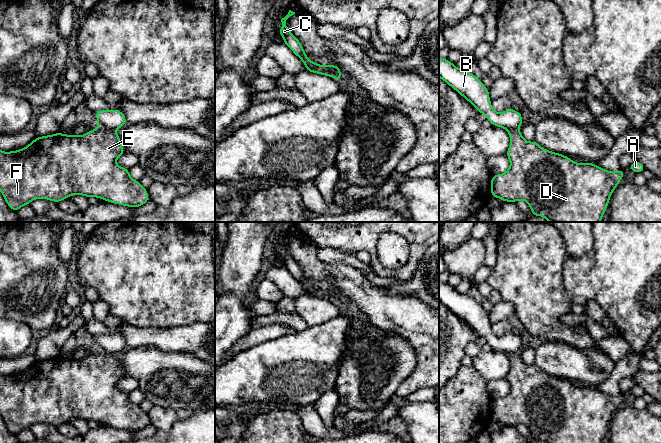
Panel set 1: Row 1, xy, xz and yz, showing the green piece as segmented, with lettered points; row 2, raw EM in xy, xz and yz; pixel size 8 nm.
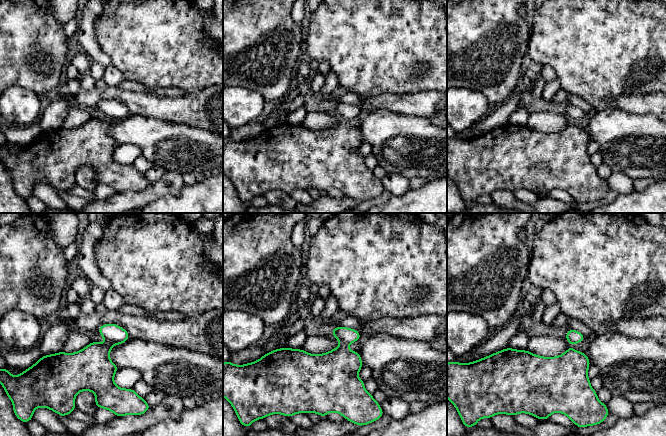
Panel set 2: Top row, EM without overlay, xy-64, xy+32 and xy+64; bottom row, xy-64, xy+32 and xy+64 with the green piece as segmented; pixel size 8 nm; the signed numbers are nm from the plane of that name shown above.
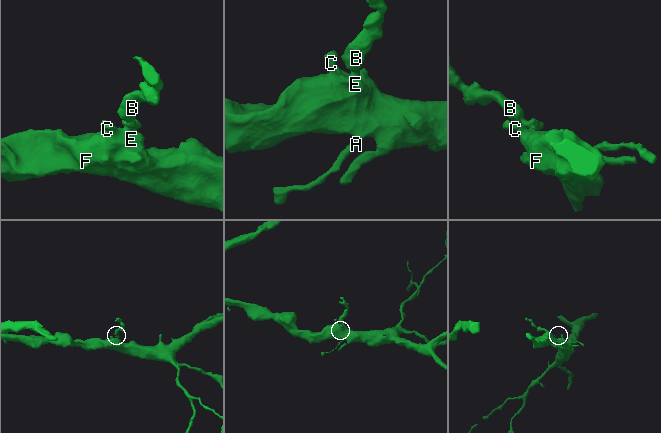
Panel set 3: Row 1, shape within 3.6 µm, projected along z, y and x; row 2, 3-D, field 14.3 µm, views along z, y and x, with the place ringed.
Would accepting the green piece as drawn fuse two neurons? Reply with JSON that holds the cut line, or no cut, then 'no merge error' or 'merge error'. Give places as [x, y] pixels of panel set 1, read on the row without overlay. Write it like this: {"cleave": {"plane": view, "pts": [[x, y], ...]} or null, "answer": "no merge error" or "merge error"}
{"cleave": {"plane": "xy", "pts": [[99, 349], [114, 355]]}, "answer": "merge error"}

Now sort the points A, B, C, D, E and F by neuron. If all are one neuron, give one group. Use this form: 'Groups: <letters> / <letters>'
Groups: A C D E F / B

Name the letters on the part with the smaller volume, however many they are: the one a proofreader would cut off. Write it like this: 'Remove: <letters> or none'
Remove: B

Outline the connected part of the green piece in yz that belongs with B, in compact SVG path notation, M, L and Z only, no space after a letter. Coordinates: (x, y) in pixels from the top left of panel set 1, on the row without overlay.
M440 280L439 301L469 325L478 337L483 337L492 350L510 354L518 353L523 348L521 336L510 332L498 337L492 332L489 313L484 310L481 303L467 294L457 292L448 283Z

